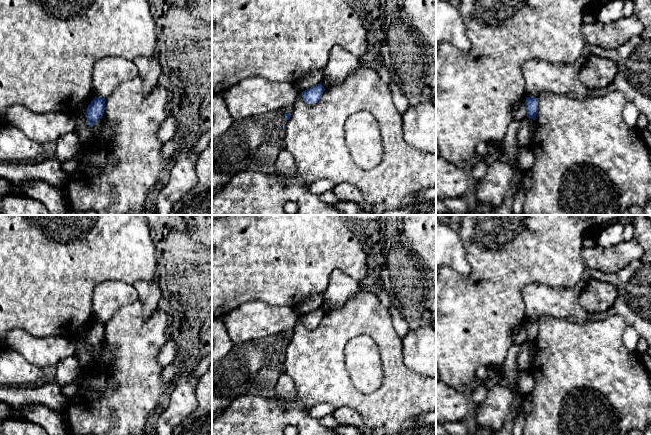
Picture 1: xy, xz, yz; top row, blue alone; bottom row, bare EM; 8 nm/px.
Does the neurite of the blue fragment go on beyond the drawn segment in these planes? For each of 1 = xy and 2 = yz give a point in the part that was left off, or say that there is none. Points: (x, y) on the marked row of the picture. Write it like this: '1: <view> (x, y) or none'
1: none
2: none

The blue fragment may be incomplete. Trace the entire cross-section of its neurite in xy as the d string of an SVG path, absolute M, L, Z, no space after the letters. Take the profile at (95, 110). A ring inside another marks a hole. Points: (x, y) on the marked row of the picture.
M95 97L88 105L85 115L91 128L97 121L103 118L104 110L105 98Z

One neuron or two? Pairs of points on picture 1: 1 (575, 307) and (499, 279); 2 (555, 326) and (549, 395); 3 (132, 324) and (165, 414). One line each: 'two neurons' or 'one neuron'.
1: two neurons
2: one neuron
3: two neurons

